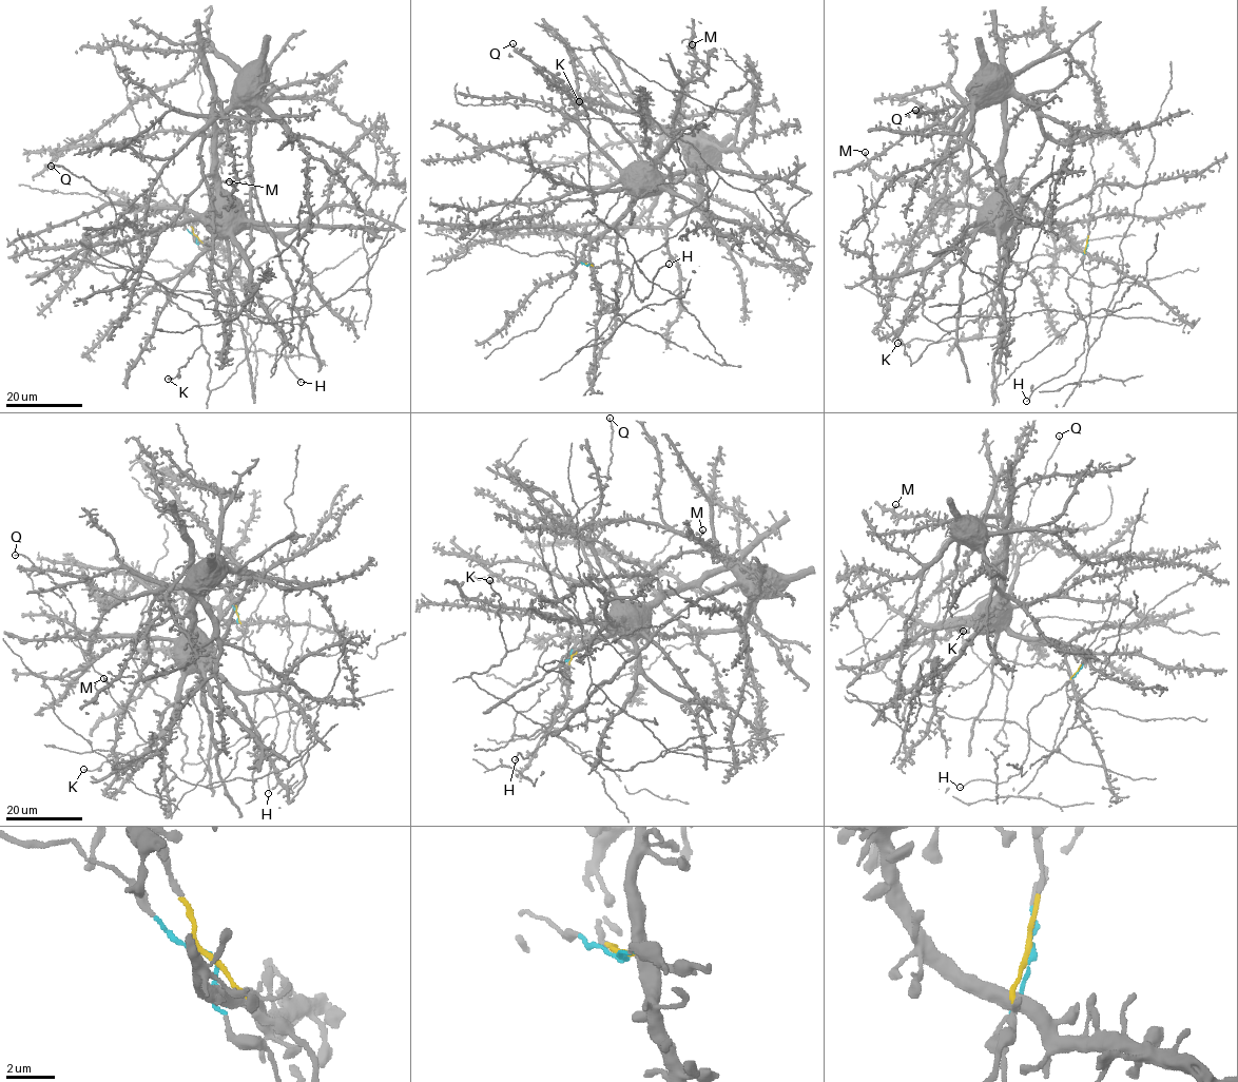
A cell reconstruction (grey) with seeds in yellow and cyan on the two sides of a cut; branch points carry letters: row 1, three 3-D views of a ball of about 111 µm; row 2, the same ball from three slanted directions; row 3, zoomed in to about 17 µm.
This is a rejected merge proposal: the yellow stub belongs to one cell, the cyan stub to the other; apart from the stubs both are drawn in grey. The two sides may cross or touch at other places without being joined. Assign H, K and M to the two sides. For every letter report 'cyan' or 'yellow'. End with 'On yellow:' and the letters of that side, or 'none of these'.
H: yellow
K: cyan
M: cyan
On yellow: H

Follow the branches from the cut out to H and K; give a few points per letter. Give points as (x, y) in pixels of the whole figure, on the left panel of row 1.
H: (195, 235), (220, 266), (252, 285), (282, 341), (287, 364), (301, 382)
K: (195, 235), (191, 221), (173, 223), (86, 262), (127, 288), (163, 291), (197, 322), (201, 344), (168, 379)

